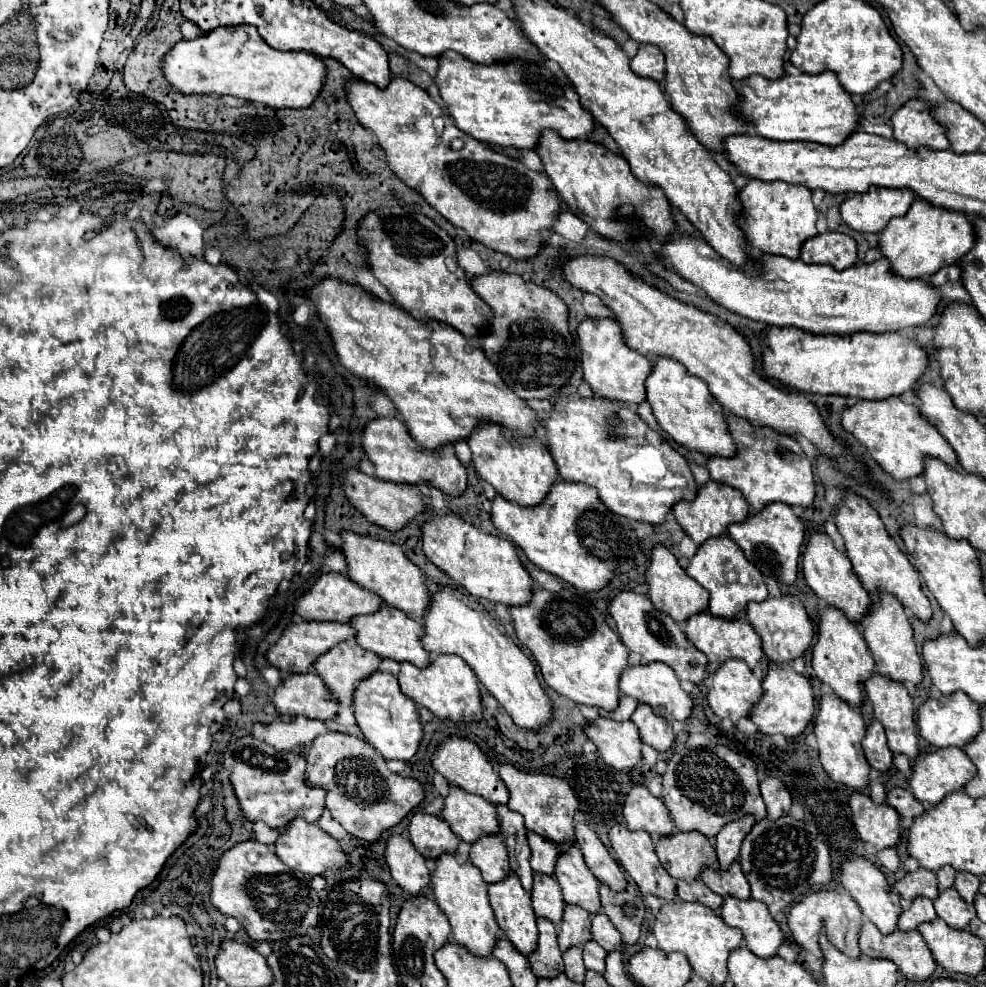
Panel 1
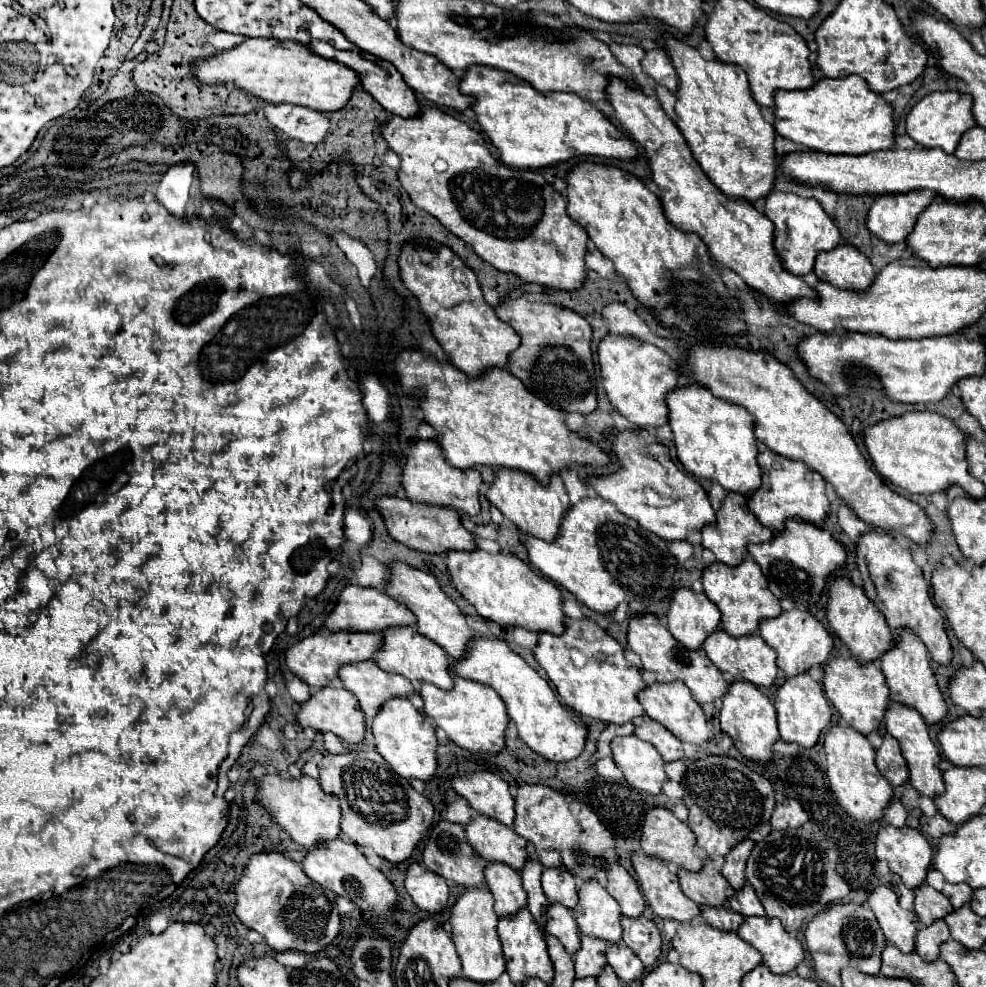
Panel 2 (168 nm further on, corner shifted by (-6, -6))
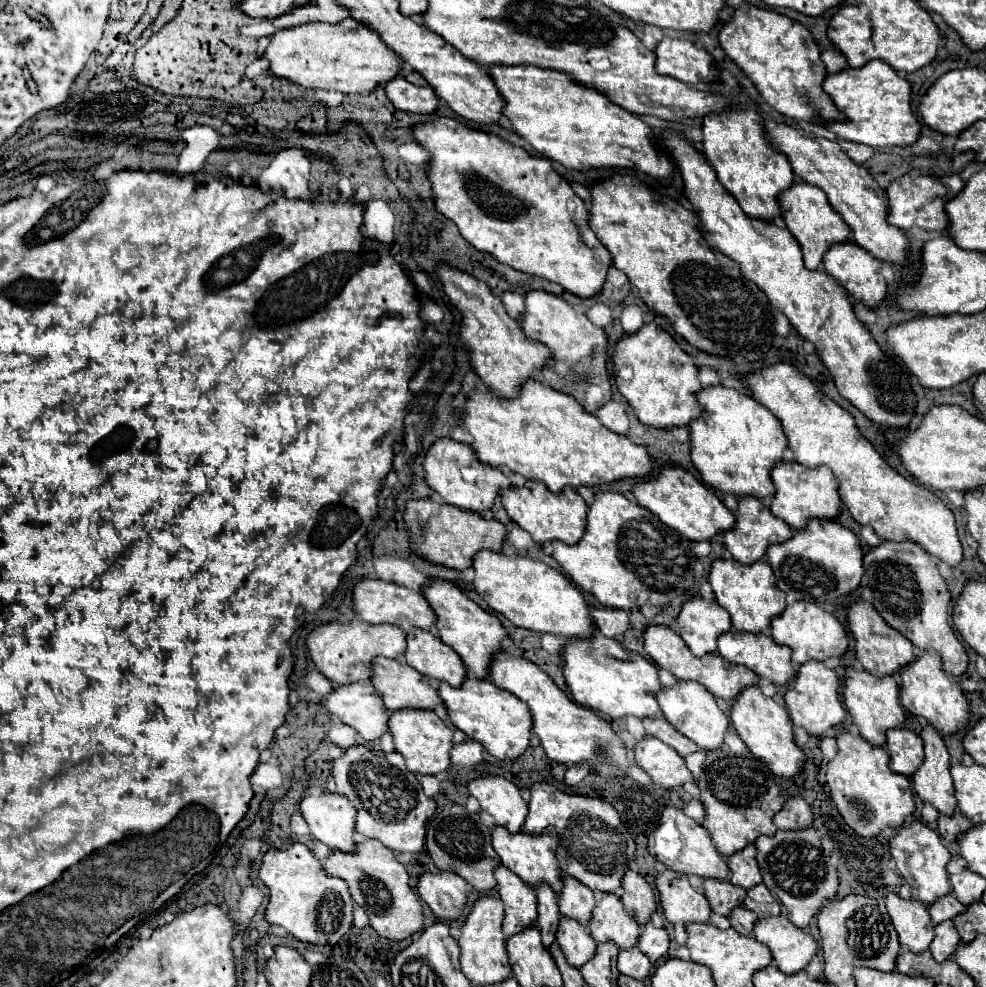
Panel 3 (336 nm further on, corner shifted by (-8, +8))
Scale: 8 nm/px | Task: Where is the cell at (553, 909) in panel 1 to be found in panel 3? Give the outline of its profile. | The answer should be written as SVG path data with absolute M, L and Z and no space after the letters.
M561 916L557 928L557 942L571 966L583 966L595 952L595 942L589 936L587 928L581 928L577 920L567 920L569 916Z

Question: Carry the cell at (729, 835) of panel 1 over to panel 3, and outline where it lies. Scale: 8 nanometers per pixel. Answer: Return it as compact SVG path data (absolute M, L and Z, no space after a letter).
M749 844L749 848L743 848L741 852L737 852L737 856L727 858L727 866L731 870L731 878L729 878L731 884L747 890L761 882L761 872L757 868L755 854L757 854L755 846Z

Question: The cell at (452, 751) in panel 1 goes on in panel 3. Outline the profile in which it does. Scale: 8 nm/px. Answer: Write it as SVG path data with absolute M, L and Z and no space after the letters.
M481 776L471 780L467 788L469 794L479 800L481 810L493 816L495 824L501 824L511 832L519 832L523 828L527 804L511 780L503 776Z

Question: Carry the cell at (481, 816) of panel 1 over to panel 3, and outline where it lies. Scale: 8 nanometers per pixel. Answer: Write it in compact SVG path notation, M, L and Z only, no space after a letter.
M493 826L491 828L491 844L493 850L499 854L501 864L507 866L511 872L515 872L521 880L525 880L531 886L537 886L541 882L547 882L555 892L561 890L561 868L555 858L555 848L557 848L557 834L553 830L545 830L539 836L527 834L527 832L509 832L507 828Z

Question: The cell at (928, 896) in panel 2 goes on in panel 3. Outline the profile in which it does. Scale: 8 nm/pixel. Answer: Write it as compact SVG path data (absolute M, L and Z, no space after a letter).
M951 892L945 894L945 896L941 896L941 900L935 900L929 906L929 914L931 914L931 920L935 924L939 924L943 920L949 920L949 918L961 914L961 912L965 912L965 906Z

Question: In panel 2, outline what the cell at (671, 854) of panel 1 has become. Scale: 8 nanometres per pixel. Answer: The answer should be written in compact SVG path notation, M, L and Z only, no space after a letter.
M705 860L703 870L699 874L691 874L687 870L679 870L679 882L687 898L697 902L699 906L725 906L727 898L735 894L729 882L713 870L711 860Z

